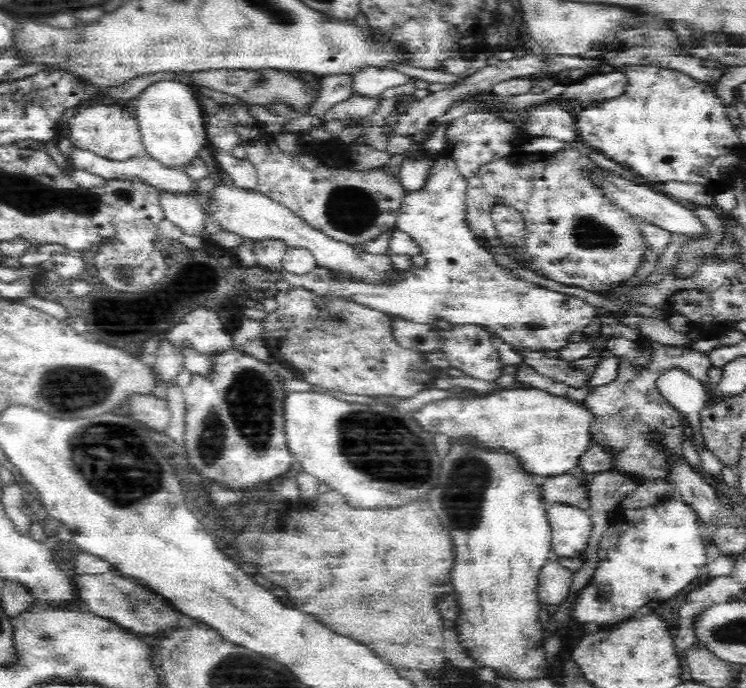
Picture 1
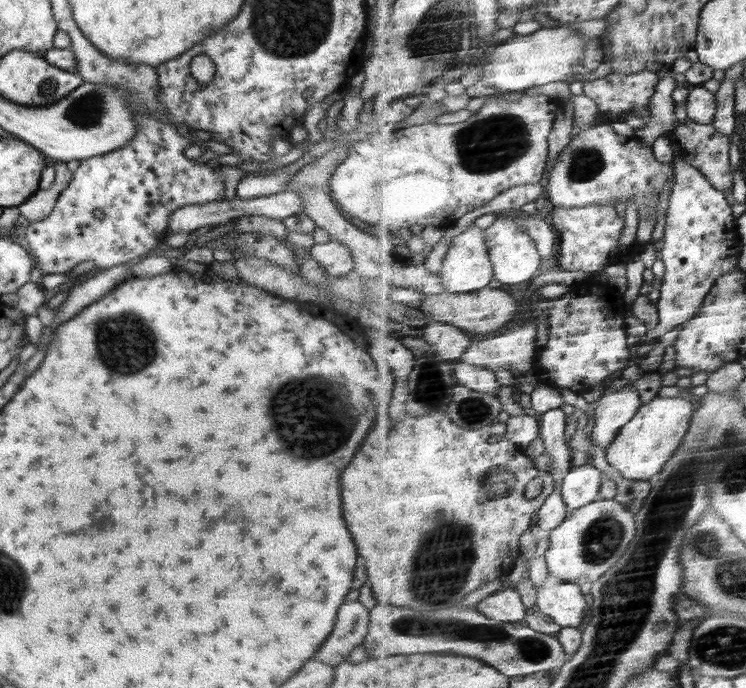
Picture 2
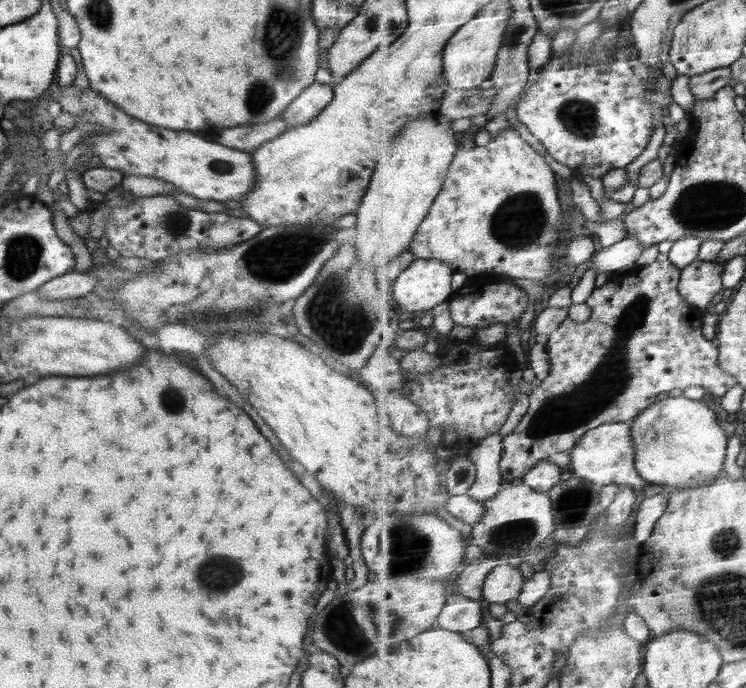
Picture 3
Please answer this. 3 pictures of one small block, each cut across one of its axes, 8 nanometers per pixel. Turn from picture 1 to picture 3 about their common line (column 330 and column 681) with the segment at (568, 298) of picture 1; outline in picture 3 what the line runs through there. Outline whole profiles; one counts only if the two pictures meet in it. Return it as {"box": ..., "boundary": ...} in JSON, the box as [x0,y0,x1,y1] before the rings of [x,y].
{"box":[680,261,725,310],"boundary":[[[697,261],[683,269],[680,293],[700,310],[710,309],[710,302],[724,290],[725,267],[712,261]]]}

